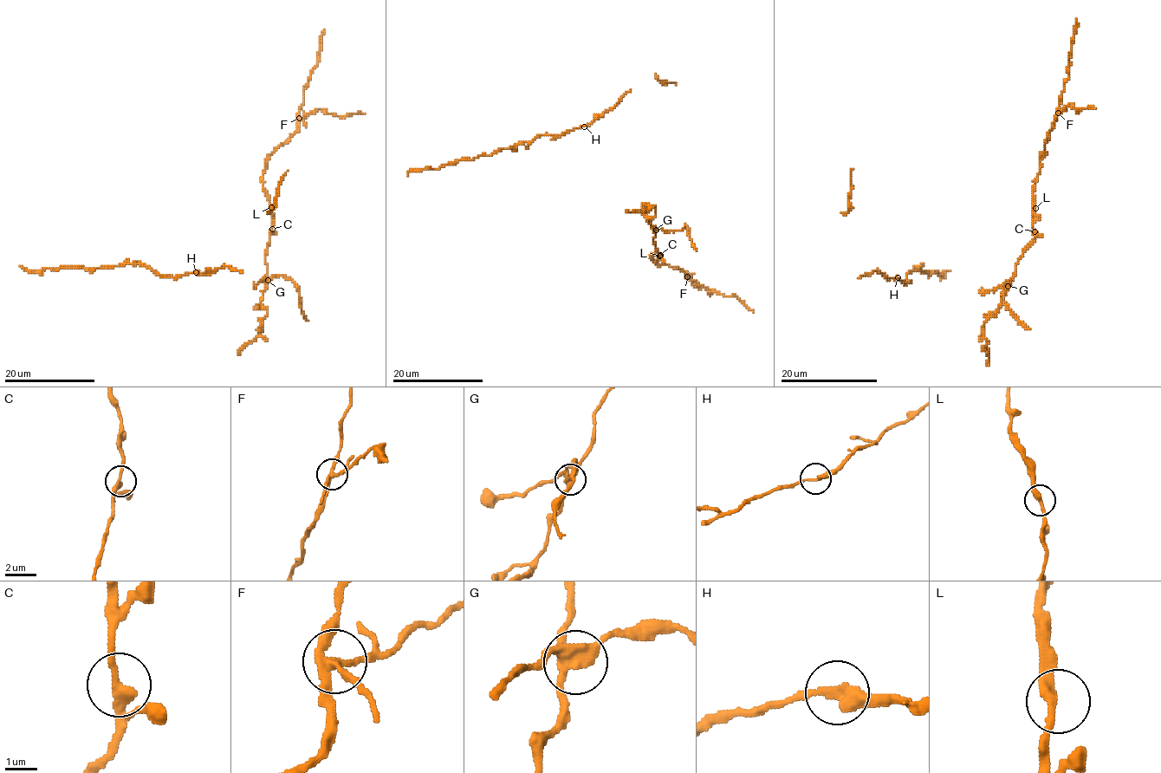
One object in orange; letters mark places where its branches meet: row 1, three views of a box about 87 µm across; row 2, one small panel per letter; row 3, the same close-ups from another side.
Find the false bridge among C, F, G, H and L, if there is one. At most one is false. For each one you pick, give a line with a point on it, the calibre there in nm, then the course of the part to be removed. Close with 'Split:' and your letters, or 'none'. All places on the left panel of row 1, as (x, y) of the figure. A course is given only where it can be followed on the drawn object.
F: Place: (299, 118). Thickness 240 nm. Course of the part to remove: (300, 118), (307, 118), (319, 109), (337, 116), (366, 114)
Split: F

